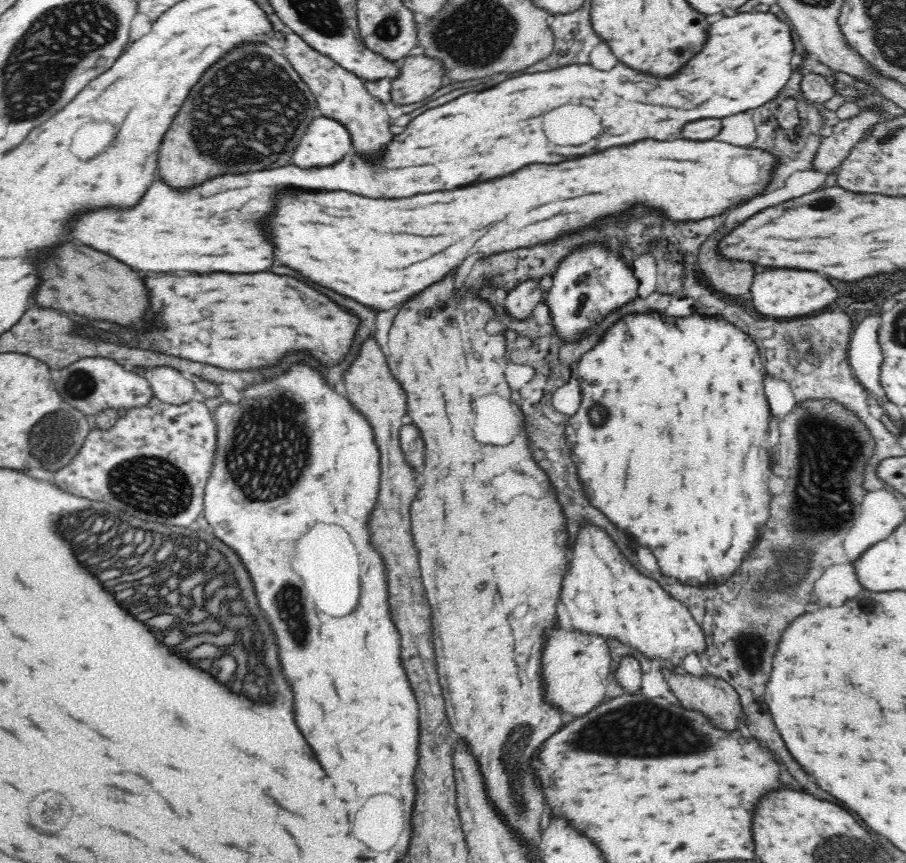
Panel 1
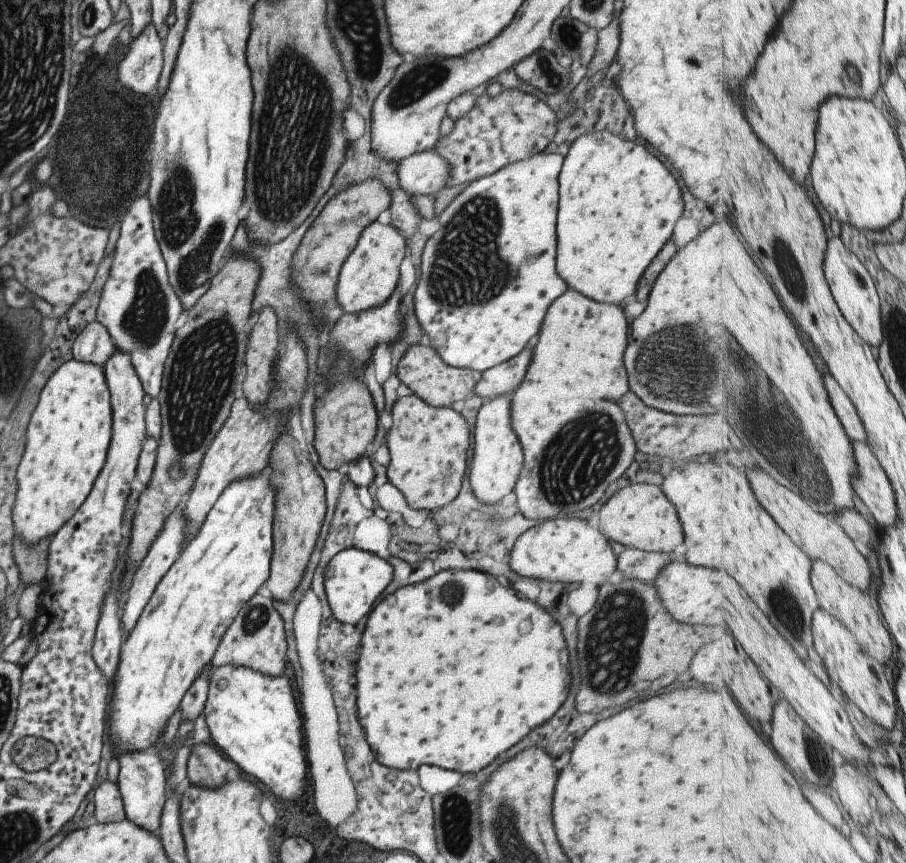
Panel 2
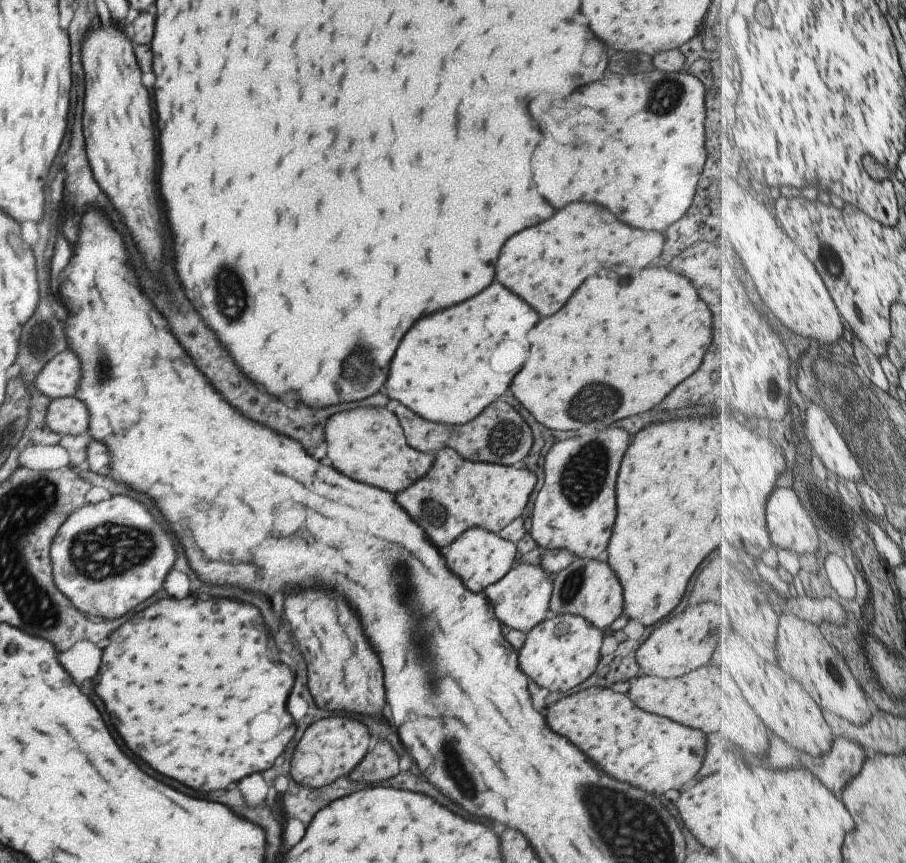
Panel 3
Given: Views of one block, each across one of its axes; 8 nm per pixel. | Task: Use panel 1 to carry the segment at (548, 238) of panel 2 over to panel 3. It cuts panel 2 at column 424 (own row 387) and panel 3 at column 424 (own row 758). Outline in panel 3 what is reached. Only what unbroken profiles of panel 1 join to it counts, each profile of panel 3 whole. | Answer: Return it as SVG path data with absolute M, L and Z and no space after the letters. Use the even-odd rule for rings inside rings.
M494 280L494 284L482 290L478 296L426 316L414 324L414 328L402 338L402 344L398 346L398 352L390 364L390 376L386 382L388 396L435 423L456 426L474 420L510 388L512 378L522 370L528 356L526 336L538 324L538 320L540 316L534 312L534 308Z

